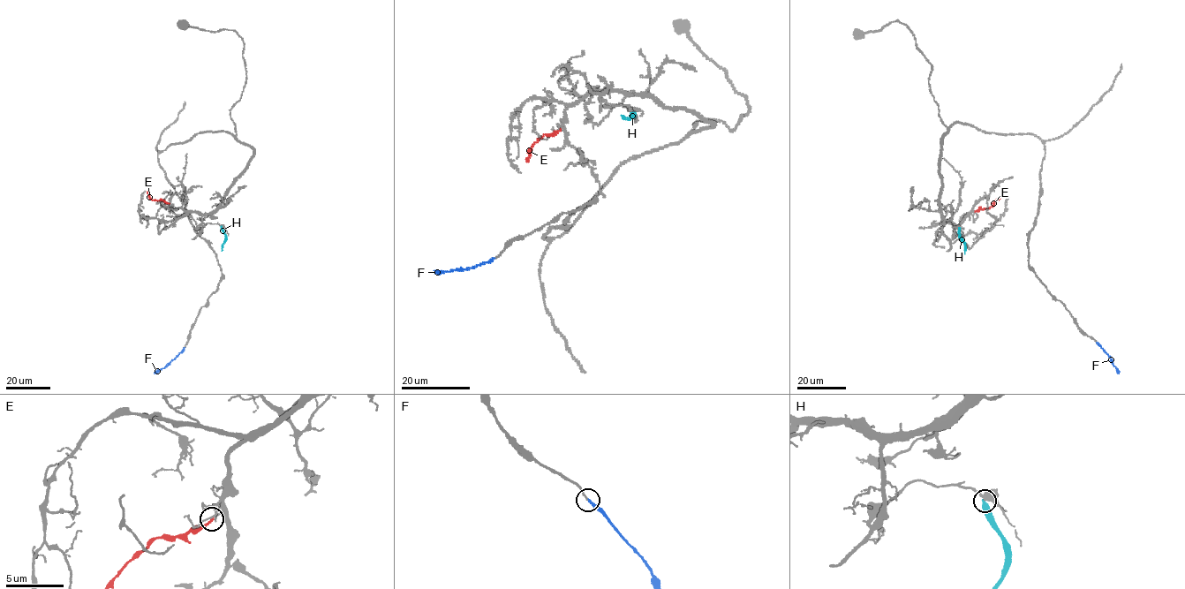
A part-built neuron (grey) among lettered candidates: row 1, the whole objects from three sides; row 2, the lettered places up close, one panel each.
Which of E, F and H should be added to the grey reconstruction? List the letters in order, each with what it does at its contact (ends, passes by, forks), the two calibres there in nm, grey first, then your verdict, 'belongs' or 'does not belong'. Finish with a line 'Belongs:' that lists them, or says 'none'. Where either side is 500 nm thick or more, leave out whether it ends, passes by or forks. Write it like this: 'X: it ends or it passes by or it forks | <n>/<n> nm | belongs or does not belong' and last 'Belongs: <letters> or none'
E: it ends | 100/170 nm | does not belong
F: it ends | 140/240 nm | belongs
H: it ends | 400/320 nm | does not belong
Belongs: F

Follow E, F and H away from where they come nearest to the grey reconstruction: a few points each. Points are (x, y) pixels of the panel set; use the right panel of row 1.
E: (975, 211), (987, 208), (1000, 198)
F: (1097, 343), (1108, 355), (1118, 373)
H: (959, 228), (964, 253)

